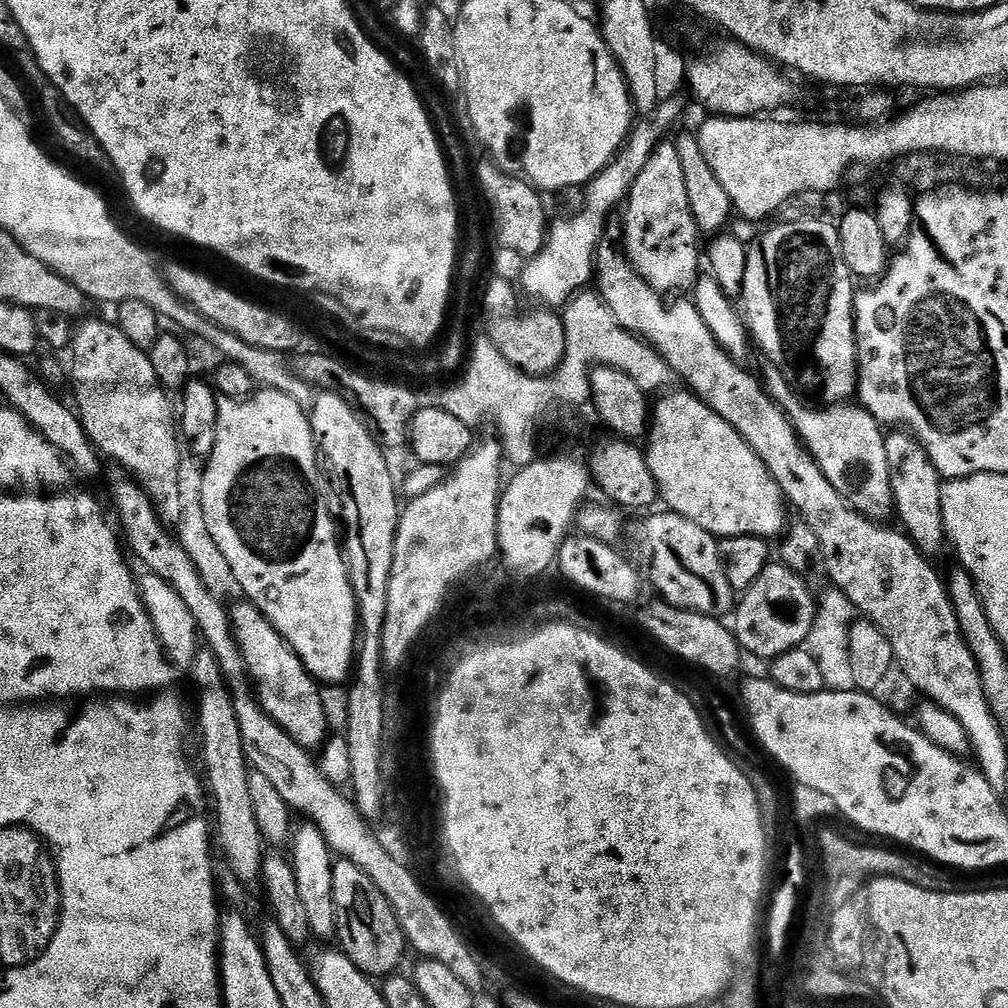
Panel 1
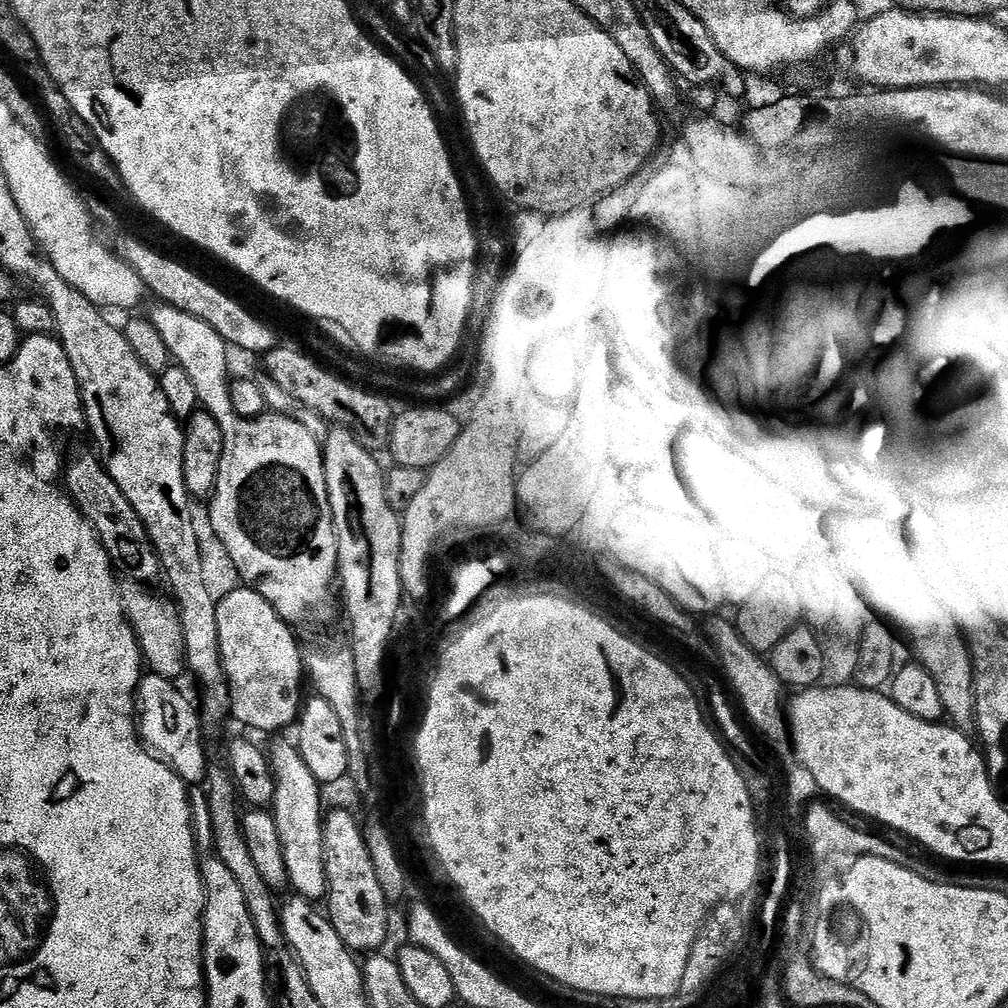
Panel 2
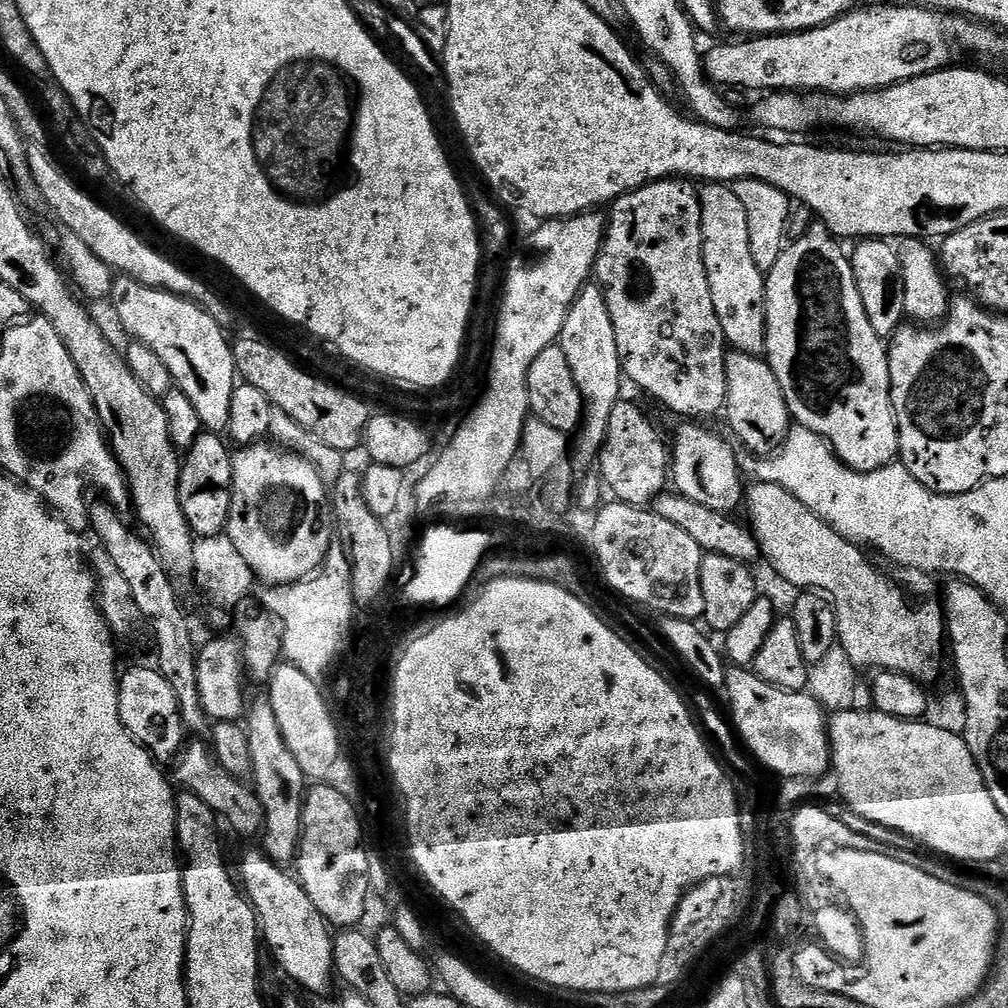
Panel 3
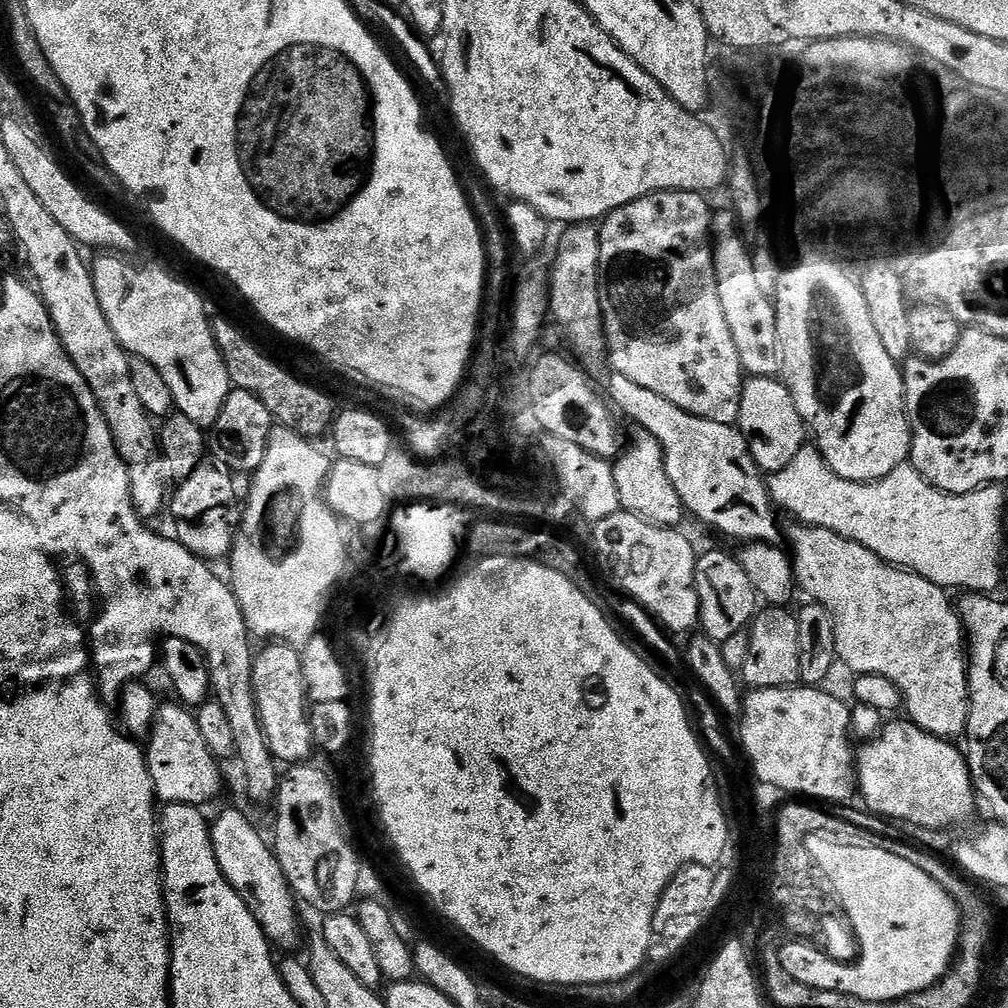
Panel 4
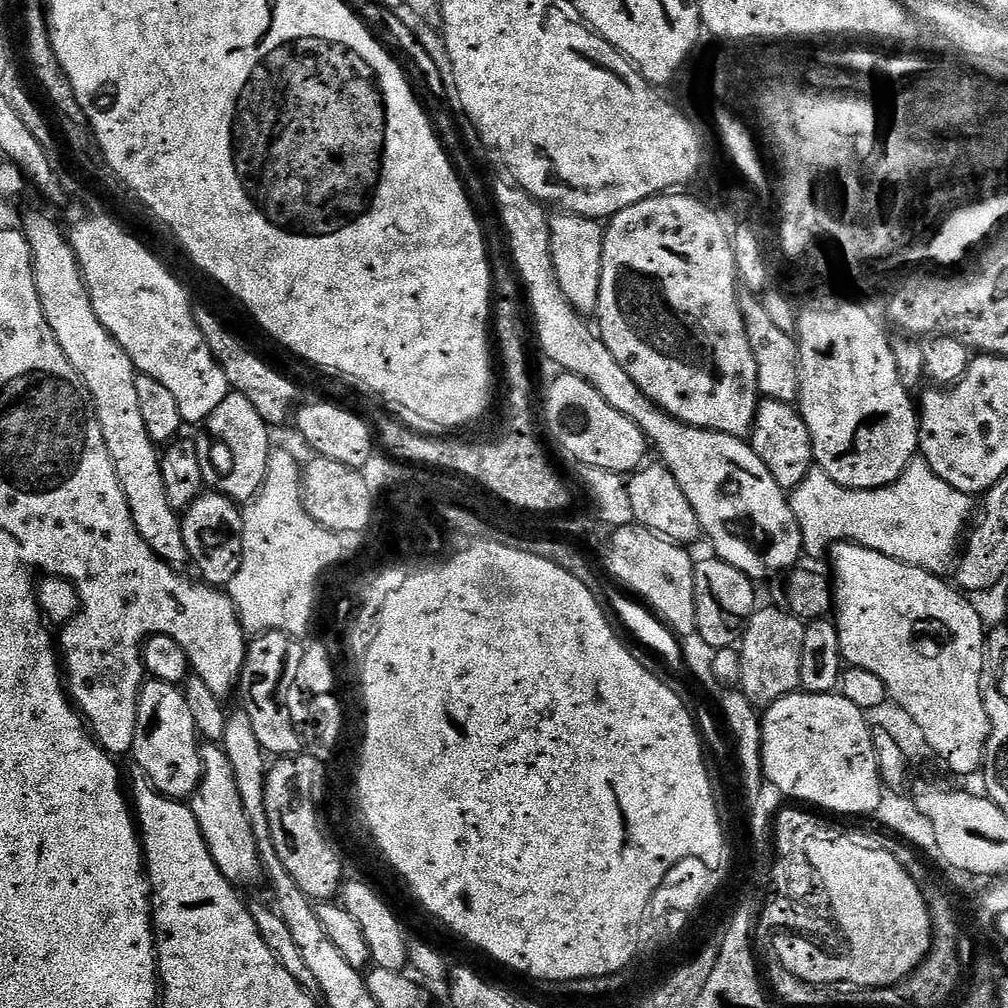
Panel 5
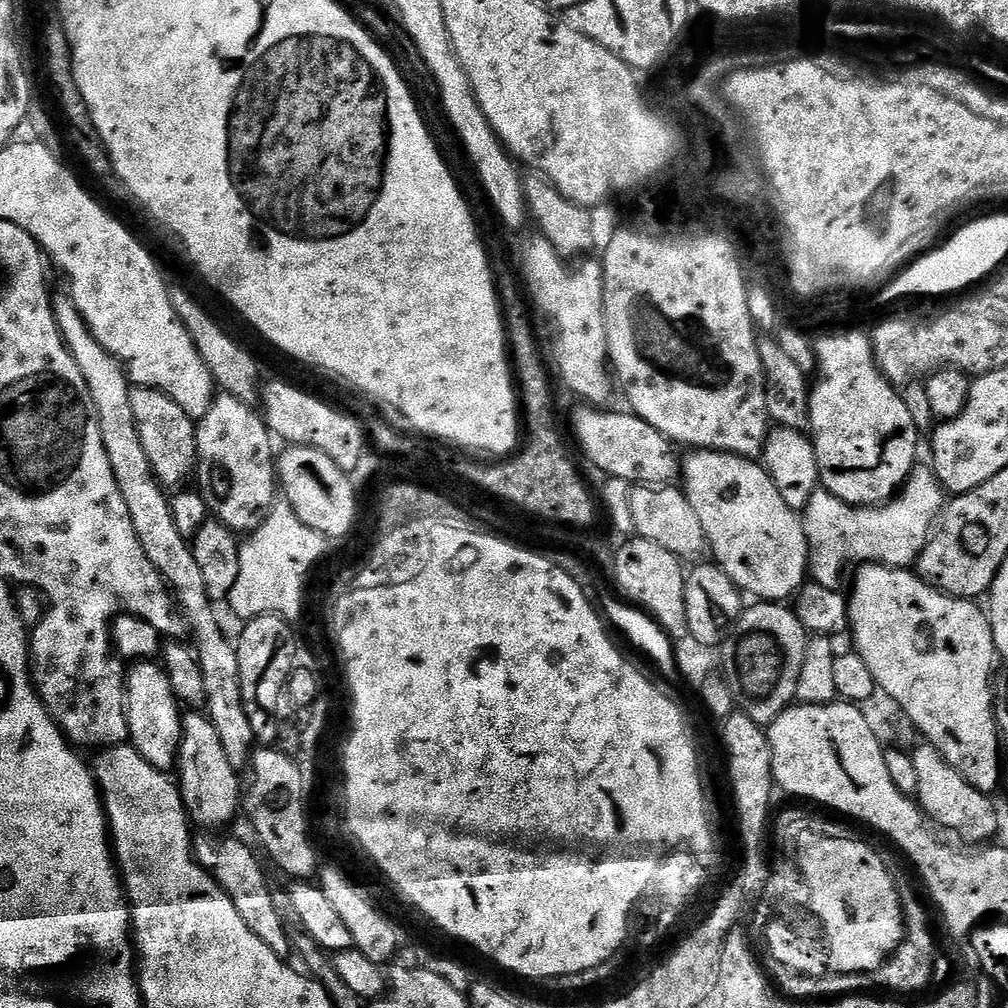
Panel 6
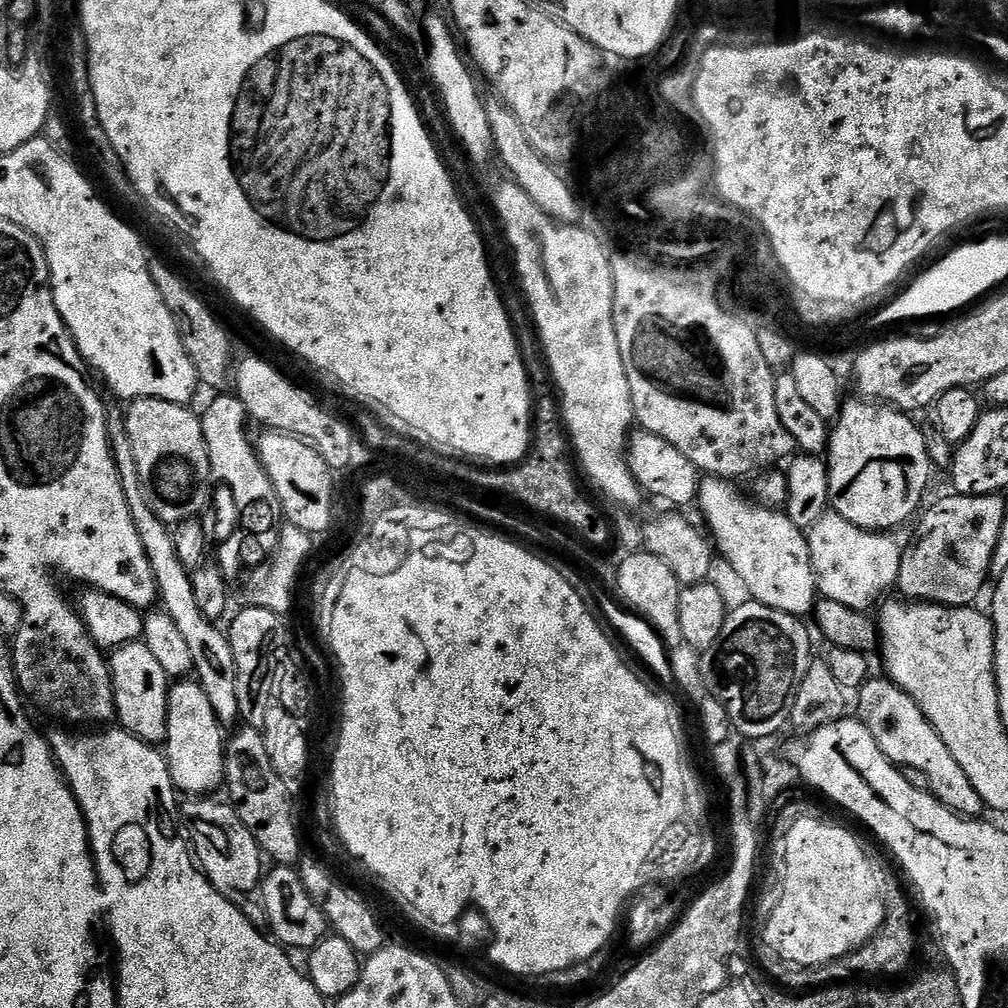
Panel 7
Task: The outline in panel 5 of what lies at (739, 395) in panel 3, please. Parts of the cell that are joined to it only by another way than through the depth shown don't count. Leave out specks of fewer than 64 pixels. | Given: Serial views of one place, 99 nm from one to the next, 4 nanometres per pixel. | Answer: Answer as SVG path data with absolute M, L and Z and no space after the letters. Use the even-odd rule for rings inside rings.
M761 399L756 410L756 424L750 433L750 443L758 458L766 462L766 470L774 474L774 482L778 482L778 486L782 489L797 488L814 467L810 430L792 404Z

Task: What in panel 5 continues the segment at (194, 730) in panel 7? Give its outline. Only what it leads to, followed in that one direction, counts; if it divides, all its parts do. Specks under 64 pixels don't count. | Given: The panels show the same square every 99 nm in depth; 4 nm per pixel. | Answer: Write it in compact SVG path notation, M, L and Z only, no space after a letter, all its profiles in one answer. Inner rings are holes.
M208 742L201 747L200 756L204 759L204 776L190 797L190 807L194 818L200 823L206 846L222 874L233 885L256 884L262 880L262 869L258 846L246 818L242 794L238 794L238 782L230 758L226 758L223 747L216 742Z

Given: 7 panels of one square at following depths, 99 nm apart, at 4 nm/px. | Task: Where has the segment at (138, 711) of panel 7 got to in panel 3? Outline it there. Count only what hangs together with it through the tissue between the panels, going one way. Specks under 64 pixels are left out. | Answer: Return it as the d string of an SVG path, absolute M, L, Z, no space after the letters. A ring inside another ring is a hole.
M192 742L180 752L178 759L175 761L176 780L185 792L193 792L202 802L211 806L212 811L217 817L222 818L237 832L240 836L259 837L264 830L264 807L262 802L256 797L255 791L243 779L231 776L223 768L216 757L212 754L212 749L207 743Z

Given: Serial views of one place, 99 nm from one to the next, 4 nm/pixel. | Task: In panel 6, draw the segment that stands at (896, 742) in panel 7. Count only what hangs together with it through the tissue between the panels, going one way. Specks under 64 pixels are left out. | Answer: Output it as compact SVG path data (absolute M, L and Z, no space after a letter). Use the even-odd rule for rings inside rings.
M920 742L916 749L910 752L915 773L918 774L918 786L915 799L921 812L933 825L941 824L948 832L957 832L963 843L968 846L980 846L1000 828L1000 820L996 817L996 808L992 805L993 797L987 792L979 792L954 766L950 766L942 758L933 744Z

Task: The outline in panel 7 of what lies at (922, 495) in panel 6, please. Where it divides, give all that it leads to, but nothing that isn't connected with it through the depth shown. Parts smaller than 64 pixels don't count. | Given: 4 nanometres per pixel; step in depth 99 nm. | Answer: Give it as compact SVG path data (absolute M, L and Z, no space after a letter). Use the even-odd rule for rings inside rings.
M829 510L822 518L818 518L818 522L814 522L812 528L807 529L806 535L810 562L816 579L816 591L823 599L842 602L842 606L850 606L859 612L868 612L872 603L875 605L881 597L888 594L883 592L888 592L891 588L893 591L897 587L896 579L902 566L905 541L899 540L895 531L867 532L864 528L854 526L854 522L846 522L842 514Z

